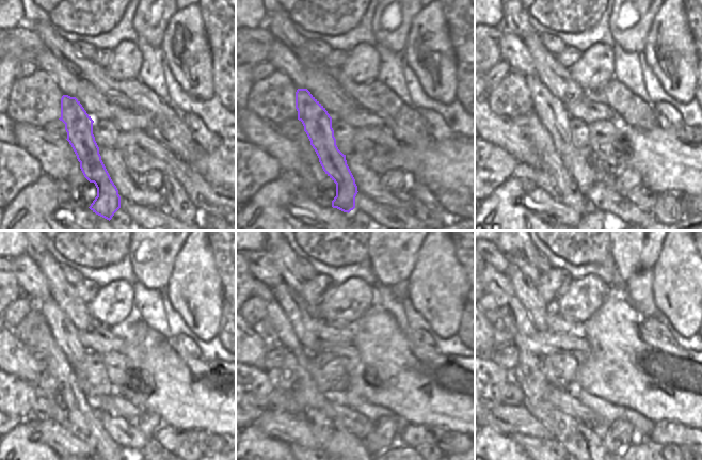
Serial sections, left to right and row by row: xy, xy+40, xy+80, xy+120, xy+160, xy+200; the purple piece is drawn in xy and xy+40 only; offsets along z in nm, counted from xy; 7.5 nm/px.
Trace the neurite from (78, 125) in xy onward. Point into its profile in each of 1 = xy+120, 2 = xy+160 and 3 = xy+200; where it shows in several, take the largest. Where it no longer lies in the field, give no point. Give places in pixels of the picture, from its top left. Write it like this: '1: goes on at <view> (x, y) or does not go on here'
1: goes on at xy+120 (64, 333)
2: goes on at xy+160 (293, 305)
3: goes on at xy+200 (526, 291)

